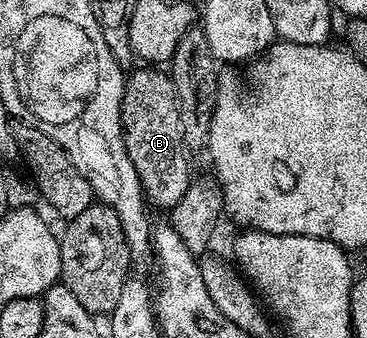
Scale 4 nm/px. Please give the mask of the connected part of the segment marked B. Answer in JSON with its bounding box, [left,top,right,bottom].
[120,67,192,211]

